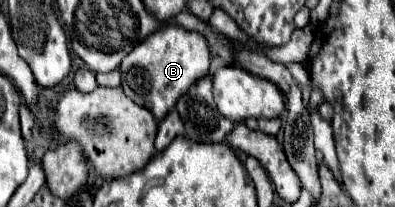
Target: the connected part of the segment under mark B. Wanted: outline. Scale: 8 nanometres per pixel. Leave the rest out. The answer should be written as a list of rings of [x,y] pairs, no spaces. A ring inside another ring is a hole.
[[[162,25],[158,27],[142,45],[136,45],[120,65],[122,89],[134,103],[150,109],[150,113],[162,121],[166,113],[176,105],[178,97],[186,89],[210,73],[210,47],[208,41],[180,25]]]

